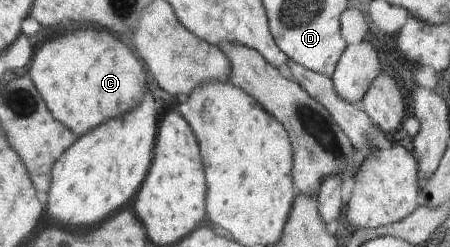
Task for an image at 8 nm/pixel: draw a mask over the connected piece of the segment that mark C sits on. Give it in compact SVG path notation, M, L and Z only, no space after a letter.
M93 26L45 42L32 58L28 75L54 119L69 127L79 137L102 122L129 112L139 104L144 92L148 90L145 70L131 51L130 44L115 34L94 29Z

